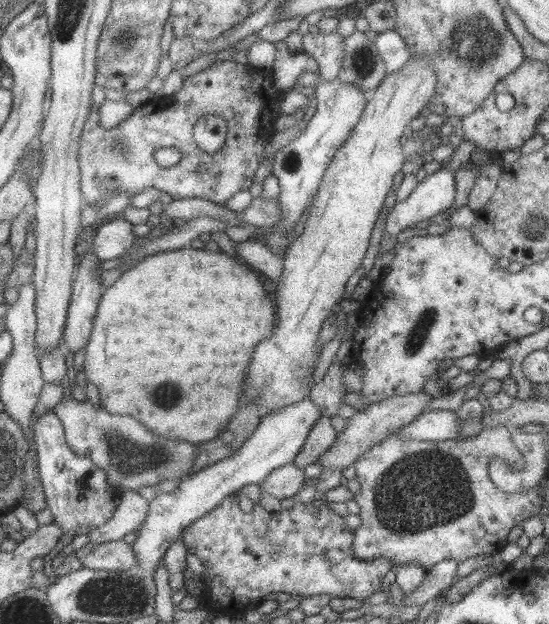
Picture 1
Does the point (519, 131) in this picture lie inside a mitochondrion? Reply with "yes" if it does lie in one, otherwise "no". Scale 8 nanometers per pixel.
no

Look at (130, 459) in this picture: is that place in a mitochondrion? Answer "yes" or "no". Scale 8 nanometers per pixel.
yes

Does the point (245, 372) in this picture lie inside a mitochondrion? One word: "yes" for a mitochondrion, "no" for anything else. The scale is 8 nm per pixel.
no

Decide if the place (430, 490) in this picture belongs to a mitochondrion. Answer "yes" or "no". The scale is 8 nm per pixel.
yes

